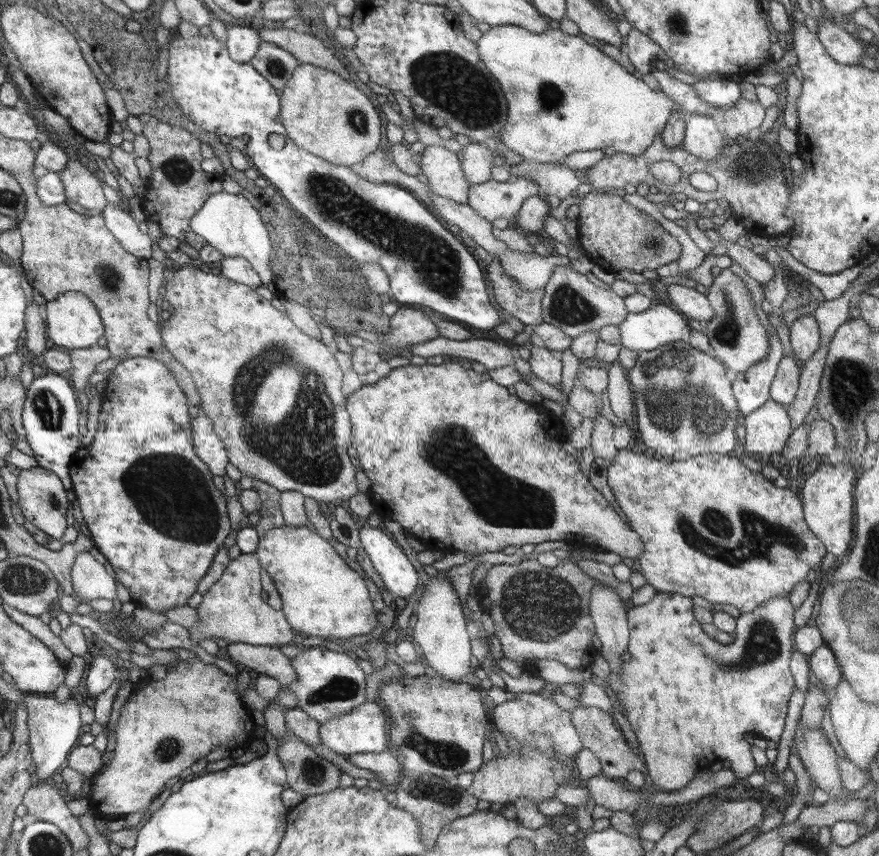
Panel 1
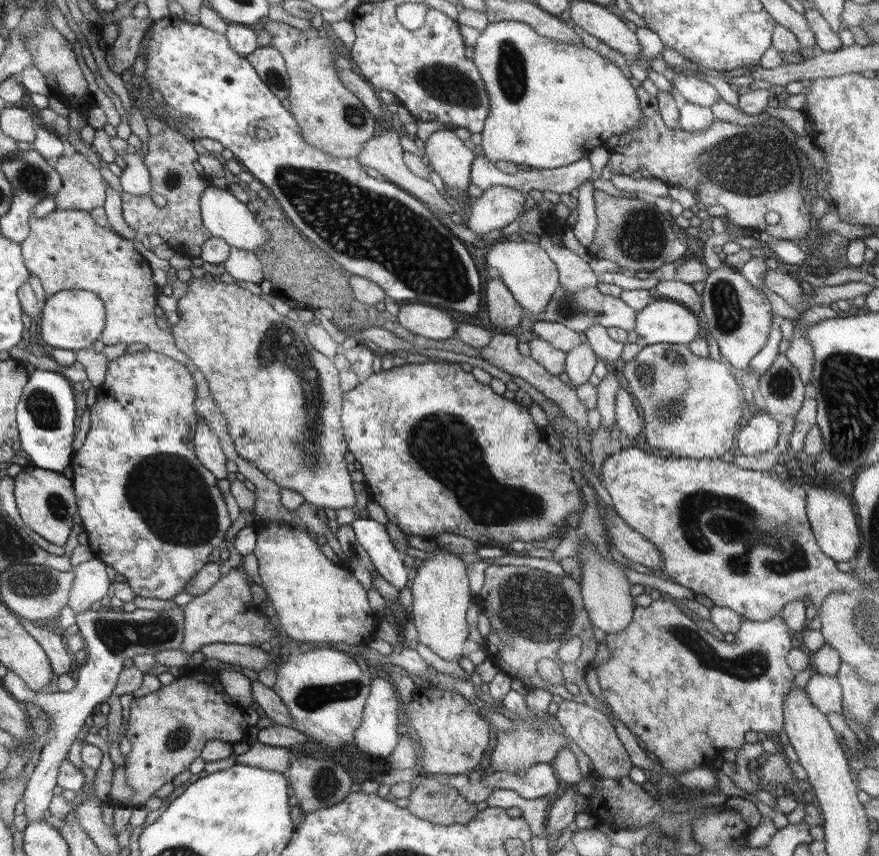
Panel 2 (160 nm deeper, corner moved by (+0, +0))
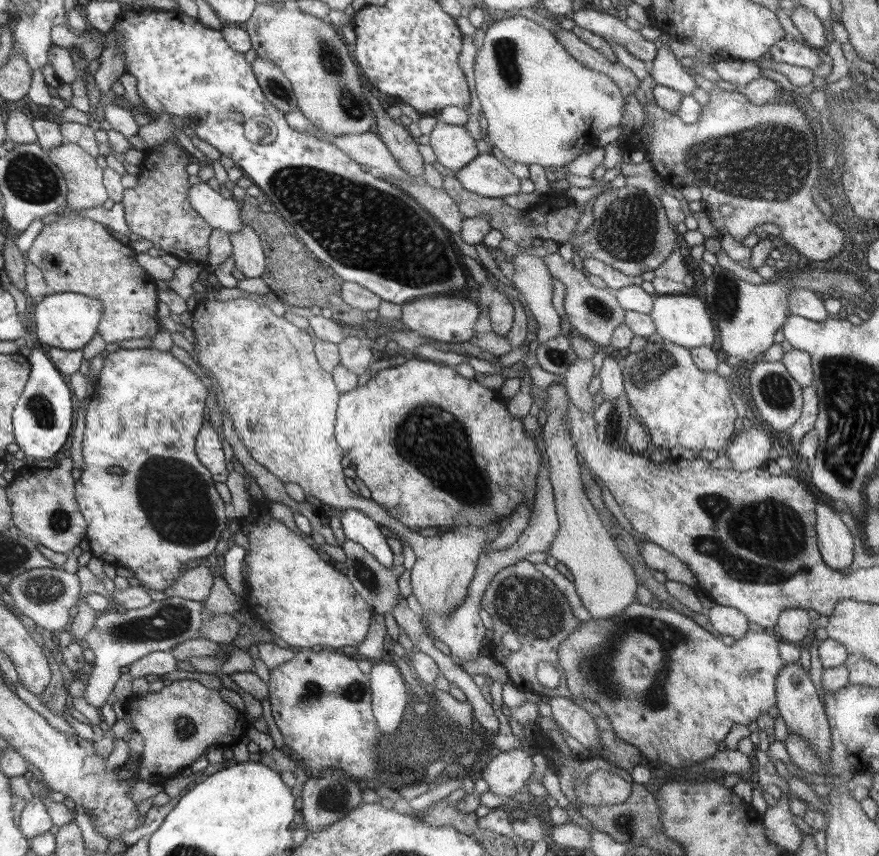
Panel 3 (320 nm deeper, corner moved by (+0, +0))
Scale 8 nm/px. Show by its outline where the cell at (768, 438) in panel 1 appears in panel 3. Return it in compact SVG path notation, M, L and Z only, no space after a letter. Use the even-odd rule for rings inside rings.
M757 423L747 431L739 431L728 444L725 454L731 469L745 472L761 467L767 460L767 452L769 452L769 440L761 431L761 424Z

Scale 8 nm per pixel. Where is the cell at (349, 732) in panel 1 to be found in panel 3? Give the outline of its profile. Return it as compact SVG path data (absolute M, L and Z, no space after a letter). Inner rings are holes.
M385 658L373 663L369 682L372 682L372 711L383 736L387 736L387 732L393 732L401 722L407 704L403 678Z

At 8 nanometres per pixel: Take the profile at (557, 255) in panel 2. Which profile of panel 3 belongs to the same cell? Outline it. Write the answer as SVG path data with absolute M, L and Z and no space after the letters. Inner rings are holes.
M558 252L545 254L542 258L548 263L549 269L555 275L555 278L565 286L563 312L565 312L566 322L569 322L571 331L594 344L596 348L611 351L609 344L612 332L616 326L624 322L626 313L618 305L614 293L607 288L596 289L591 286L583 271L575 271L571 262L563 261Z

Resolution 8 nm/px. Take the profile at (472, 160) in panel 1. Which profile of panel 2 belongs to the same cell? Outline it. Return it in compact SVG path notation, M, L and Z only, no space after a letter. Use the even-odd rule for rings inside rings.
M504 20L488 23L477 37L473 52L470 60L480 72L481 79L484 80L485 91L489 94L489 103L492 104L489 106L489 116L485 121L484 129L480 133L481 144L477 147L478 156L483 156L491 164L495 164L497 160L503 160L515 165L526 165L533 169L557 169L558 167L572 165L573 162L586 158L594 148L605 146L606 140L614 134L620 138L620 136L624 136L629 130L637 128L643 122L641 102L637 98L636 90L631 88L629 80L623 77L623 73L614 64L584 45L555 42L551 38L545 38L544 35L537 33L527 23Z

